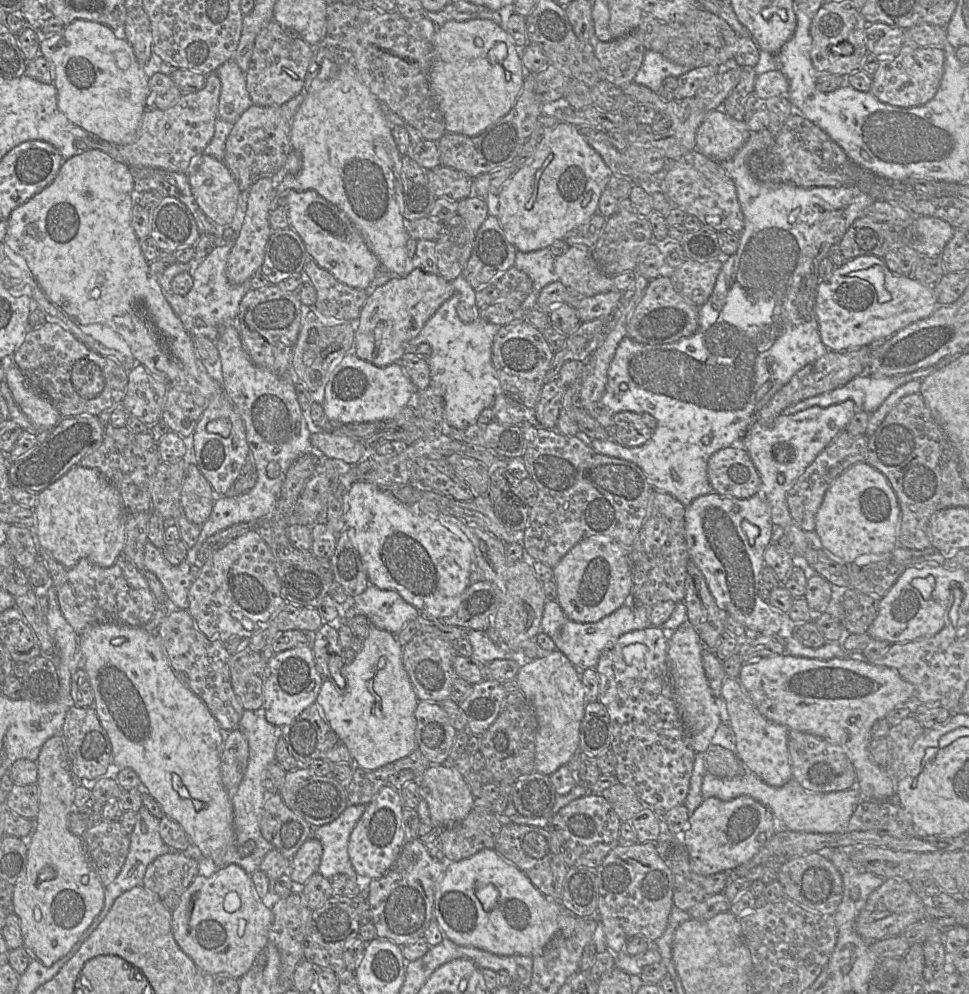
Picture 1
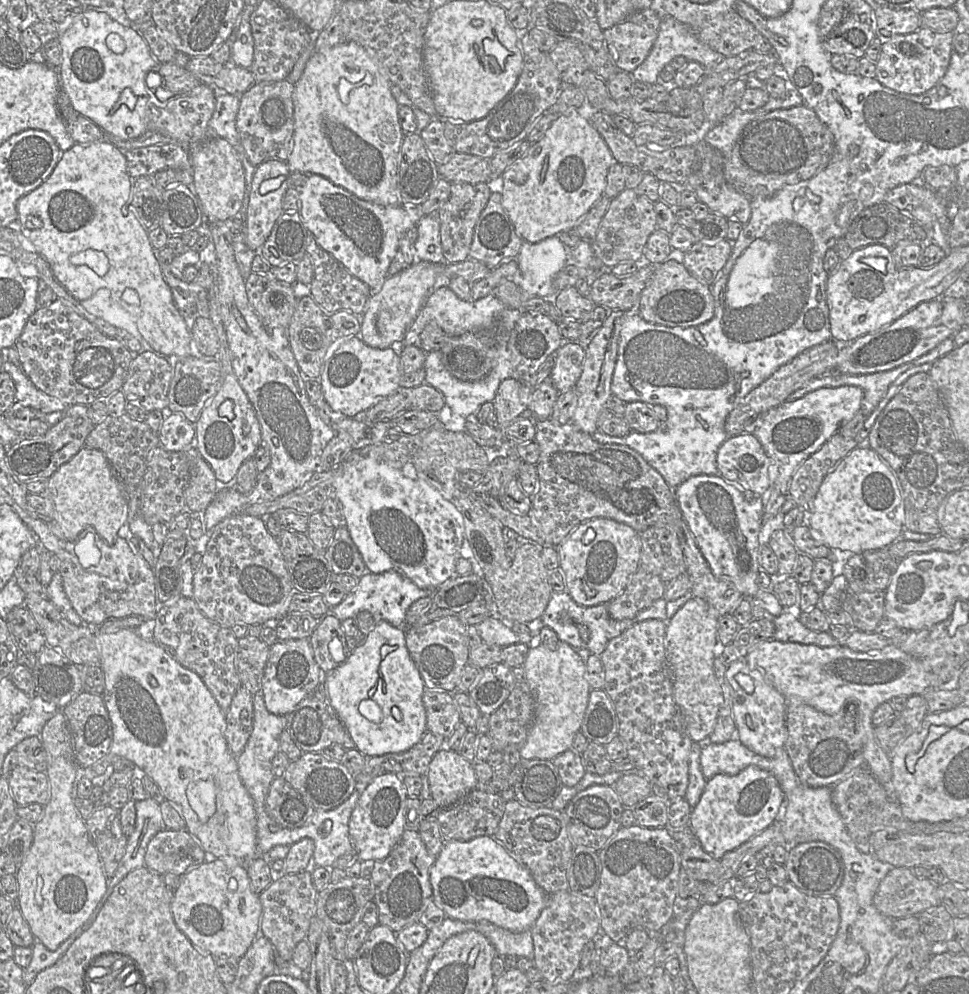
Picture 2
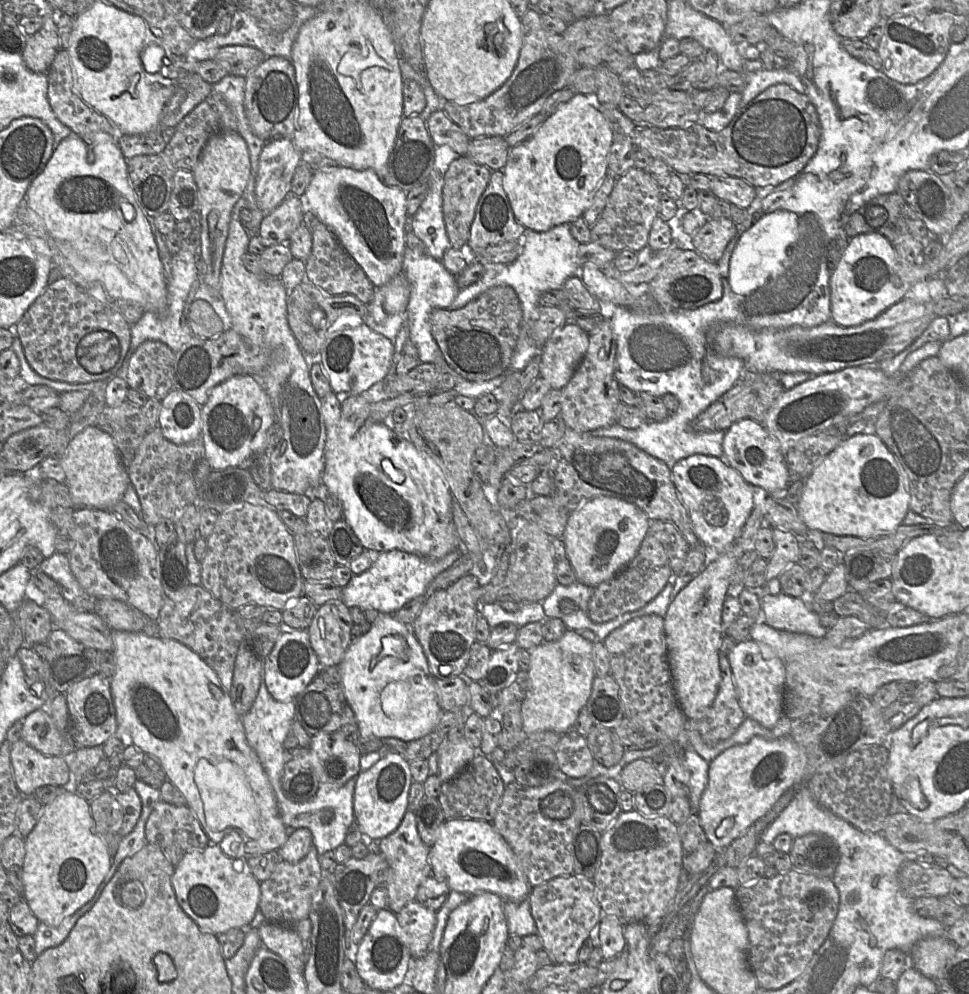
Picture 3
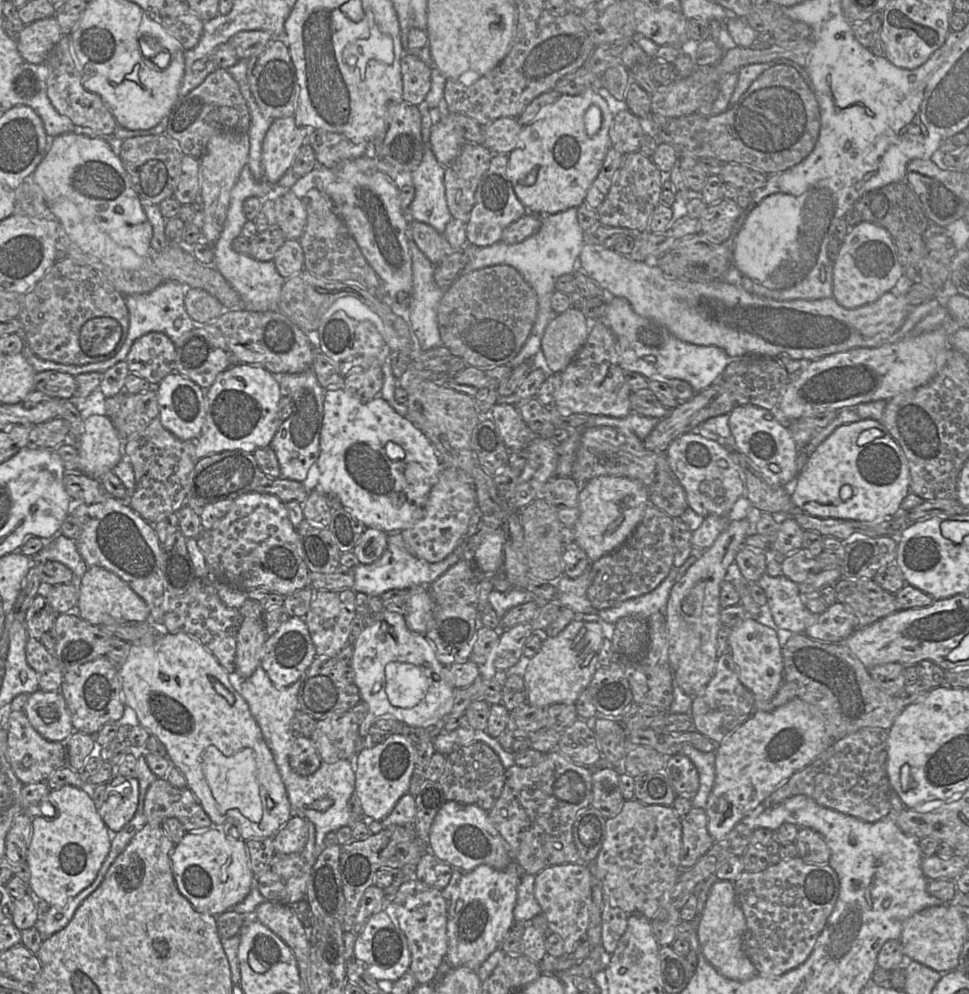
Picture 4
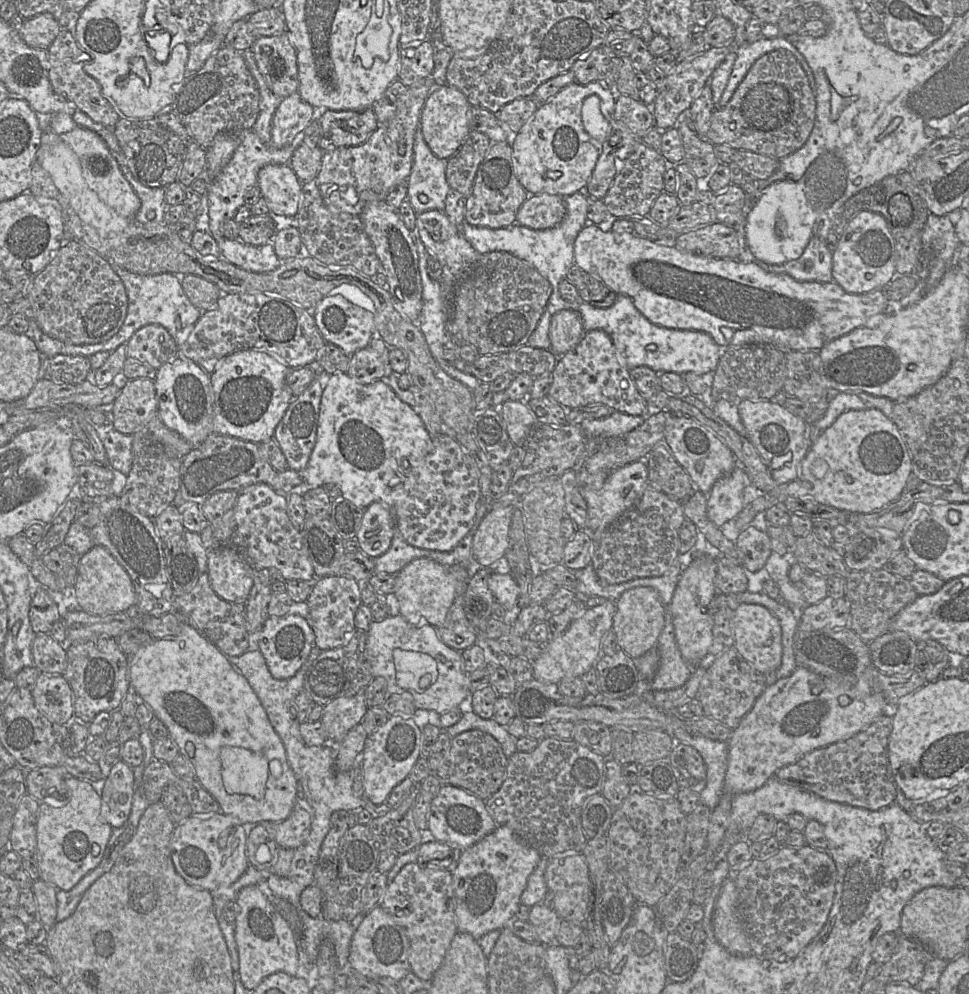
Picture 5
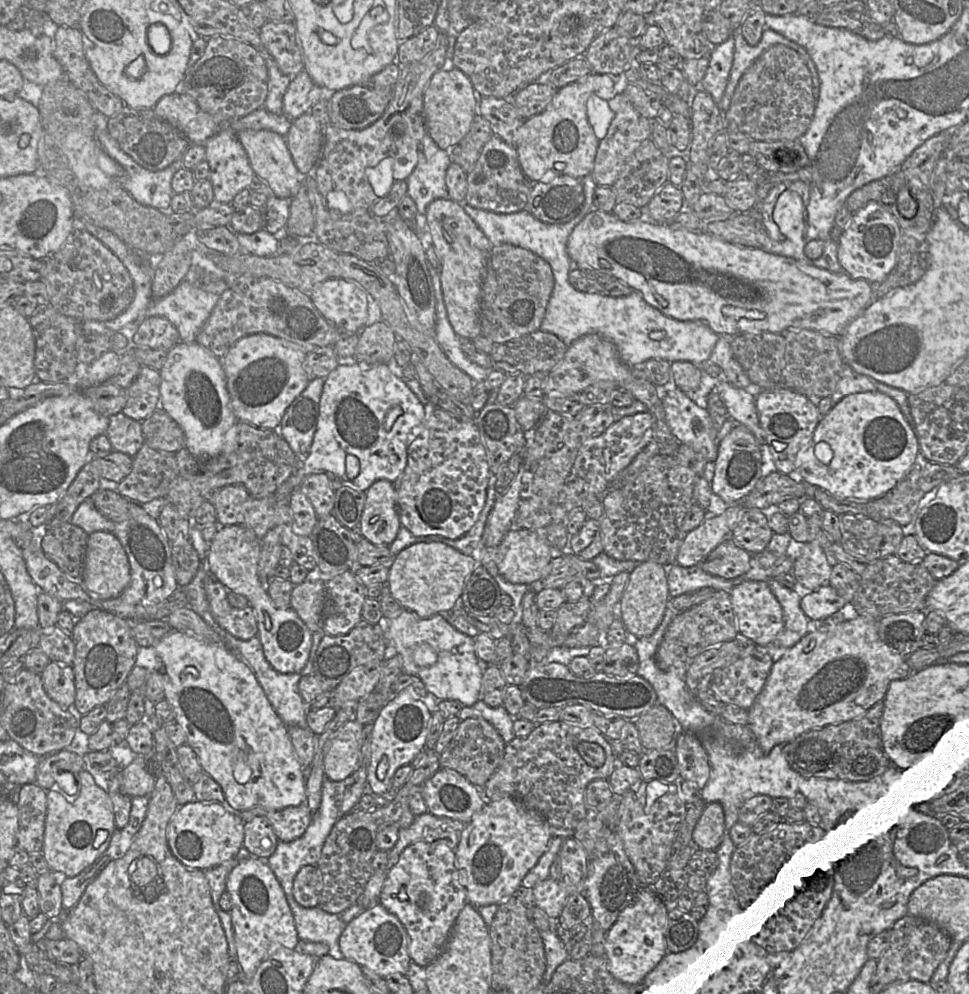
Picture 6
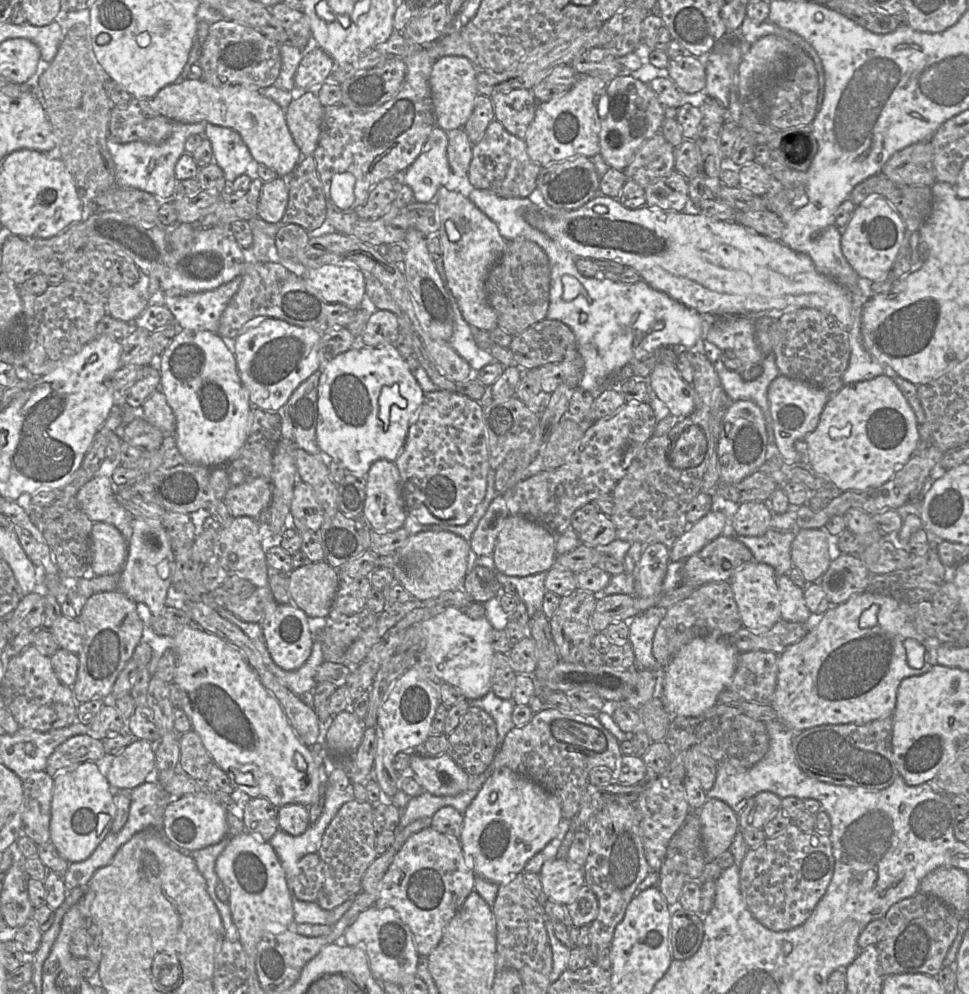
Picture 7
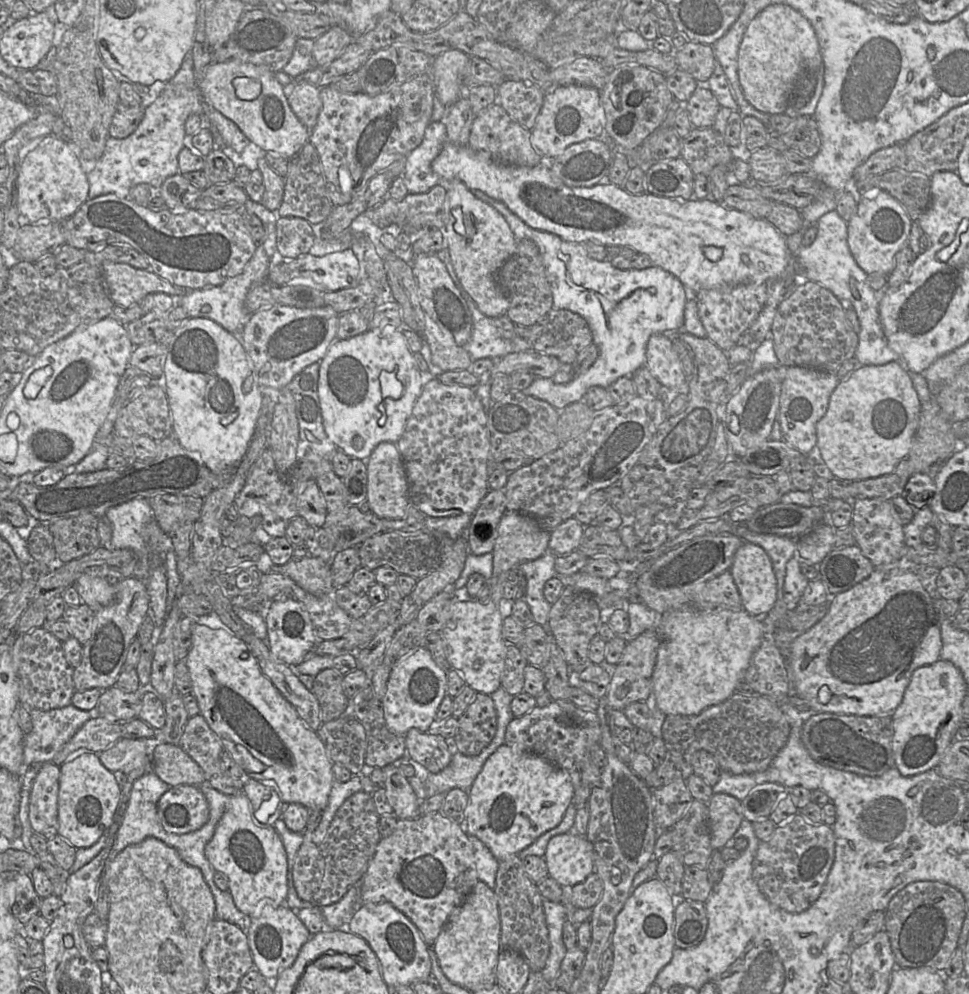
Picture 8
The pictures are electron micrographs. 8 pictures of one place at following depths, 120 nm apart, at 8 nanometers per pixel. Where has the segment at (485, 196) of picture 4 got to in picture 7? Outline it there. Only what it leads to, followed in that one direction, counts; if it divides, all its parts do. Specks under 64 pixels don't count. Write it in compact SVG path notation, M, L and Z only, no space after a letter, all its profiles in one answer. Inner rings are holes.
M494 119L481 140L472 147L469 165L469 188L493 192L502 198L526 198L536 188L541 166L528 156L525 141L509 133Z

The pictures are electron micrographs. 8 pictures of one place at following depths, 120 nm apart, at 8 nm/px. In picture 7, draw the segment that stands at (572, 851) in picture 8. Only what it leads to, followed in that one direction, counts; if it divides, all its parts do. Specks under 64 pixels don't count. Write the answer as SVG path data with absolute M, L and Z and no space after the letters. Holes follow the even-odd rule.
M554 858L544 862L540 878L547 899L567 905L585 884L584 867L568 858Z

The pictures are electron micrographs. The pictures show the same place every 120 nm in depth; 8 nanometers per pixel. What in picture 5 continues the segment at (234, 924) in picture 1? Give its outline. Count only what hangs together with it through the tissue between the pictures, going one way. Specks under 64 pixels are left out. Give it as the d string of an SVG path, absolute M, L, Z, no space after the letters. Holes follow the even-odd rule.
M223 812L194 814L176 825L170 852L178 874L190 885L209 892L232 885L249 866L243 823Z

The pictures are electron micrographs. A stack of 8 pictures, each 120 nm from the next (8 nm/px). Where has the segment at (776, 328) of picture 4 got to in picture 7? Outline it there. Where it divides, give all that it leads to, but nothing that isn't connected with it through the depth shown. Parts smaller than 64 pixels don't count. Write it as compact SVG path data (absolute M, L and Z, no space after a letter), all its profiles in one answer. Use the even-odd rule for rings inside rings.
M598 195L580 208L570 211L544 213L535 208L526 212L526 220L575 258L614 261L631 267L652 288L700 314L715 317L767 316L778 319L785 311L814 308L832 315L844 328L850 328L852 324L852 299L845 287L820 273L808 256L790 249L780 240L757 234L735 221L720 221L703 213L690 214L647 205L631 210L625 208L617 198L604 195ZM596 205L605 206L607 212L603 215L596 213Z

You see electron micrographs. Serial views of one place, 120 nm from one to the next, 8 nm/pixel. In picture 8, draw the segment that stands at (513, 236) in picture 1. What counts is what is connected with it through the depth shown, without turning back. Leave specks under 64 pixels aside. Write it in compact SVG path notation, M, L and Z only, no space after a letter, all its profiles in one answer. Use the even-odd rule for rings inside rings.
M584 85L558 86L553 92L545 93L530 142L542 158L556 158L572 144L599 139L604 128L605 113L599 90Z

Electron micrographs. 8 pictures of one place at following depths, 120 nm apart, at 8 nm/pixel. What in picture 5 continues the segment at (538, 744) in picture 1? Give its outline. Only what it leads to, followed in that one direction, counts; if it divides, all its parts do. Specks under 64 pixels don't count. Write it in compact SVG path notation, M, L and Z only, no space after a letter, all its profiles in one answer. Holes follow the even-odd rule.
M605 599L601 604L587 608L562 634L552 636L532 663L533 677L543 682L557 684L565 678L582 677L601 655L601 640L606 632L612 629L615 610L616 602Z

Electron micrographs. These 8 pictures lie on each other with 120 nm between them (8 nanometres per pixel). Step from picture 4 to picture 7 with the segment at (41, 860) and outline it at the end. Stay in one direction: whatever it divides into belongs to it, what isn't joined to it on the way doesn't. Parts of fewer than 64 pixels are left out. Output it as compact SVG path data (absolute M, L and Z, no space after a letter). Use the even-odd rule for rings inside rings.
M95 762L80 763L72 771L57 771L51 800L50 842L69 863L87 859L110 832L116 816L113 796L113 788Z

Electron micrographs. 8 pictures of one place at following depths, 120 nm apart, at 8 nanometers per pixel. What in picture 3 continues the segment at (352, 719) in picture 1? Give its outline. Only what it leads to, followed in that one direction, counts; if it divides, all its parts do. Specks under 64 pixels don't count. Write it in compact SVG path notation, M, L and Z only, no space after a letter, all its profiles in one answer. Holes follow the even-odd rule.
M380 613L378 619L372 624L370 631L366 635L361 637L357 642L349 646L338 667L341 676L344 695L357 721L360 740L370 738L385 739L393 737L408 742L425 736L437 724L438 719L441 716L441 708L437 702L435 692L436 678L430 672L429 665L423 652L423 649L420 643L418 642L417 638L411 631L410 626L402 624L395 618L395 616Z

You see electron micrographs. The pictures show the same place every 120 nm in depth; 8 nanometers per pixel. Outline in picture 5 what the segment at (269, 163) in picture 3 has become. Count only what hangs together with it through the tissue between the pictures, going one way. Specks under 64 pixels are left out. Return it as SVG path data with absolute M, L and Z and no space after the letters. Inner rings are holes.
M298 91L283 98L272 119L270 145L276 149L291 145L316 115L317 109L304 101Z

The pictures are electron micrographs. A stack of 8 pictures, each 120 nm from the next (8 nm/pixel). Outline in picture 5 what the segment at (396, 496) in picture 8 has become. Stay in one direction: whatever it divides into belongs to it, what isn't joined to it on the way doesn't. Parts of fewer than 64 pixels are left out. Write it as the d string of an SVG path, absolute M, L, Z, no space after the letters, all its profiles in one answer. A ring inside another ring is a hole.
M373 502L364 509L357 532L359 549L371 558L377 558L390 547L396 527L393 509L382 502Z

